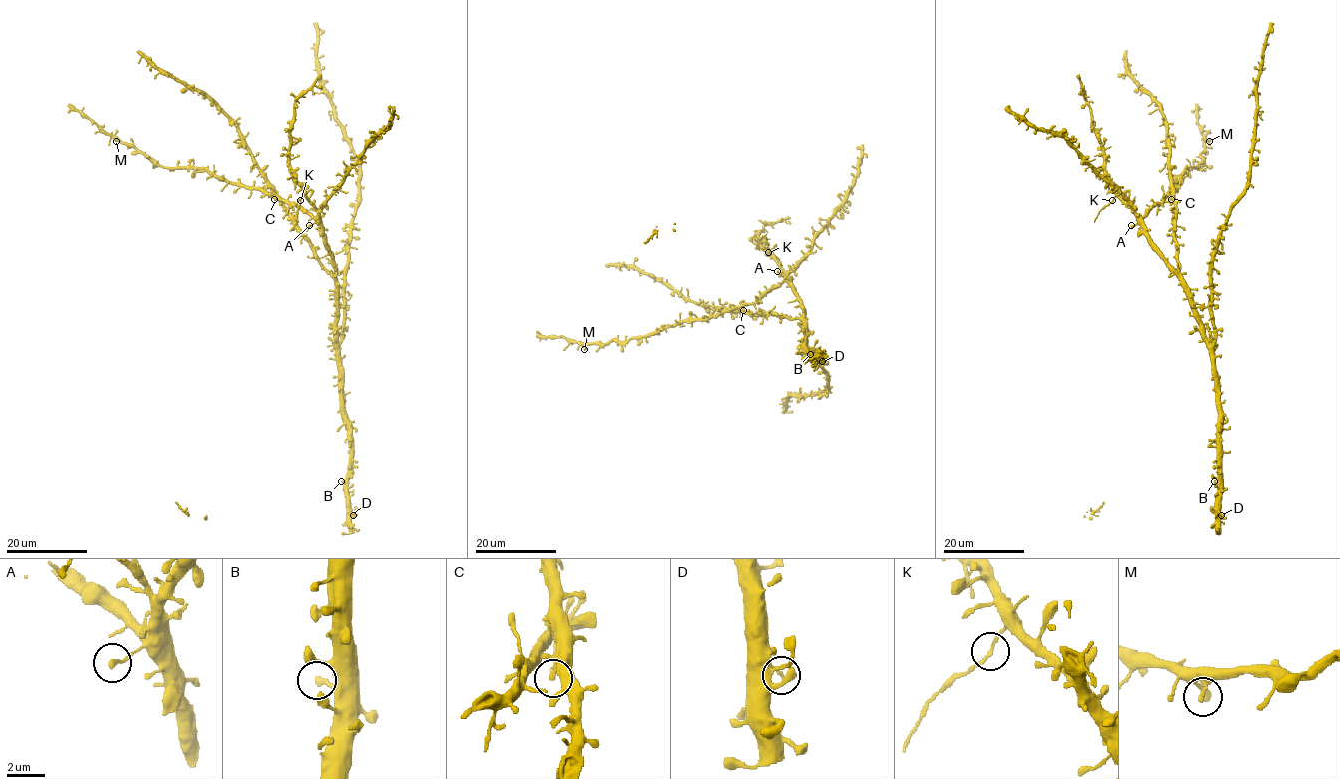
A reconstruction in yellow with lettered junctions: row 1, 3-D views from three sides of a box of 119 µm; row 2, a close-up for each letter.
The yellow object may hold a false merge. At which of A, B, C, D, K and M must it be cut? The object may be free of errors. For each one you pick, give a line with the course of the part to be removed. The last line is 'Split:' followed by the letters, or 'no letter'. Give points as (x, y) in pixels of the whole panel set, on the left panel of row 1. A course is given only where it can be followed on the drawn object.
K: course (300, 200), (298, 221)
Split: K

